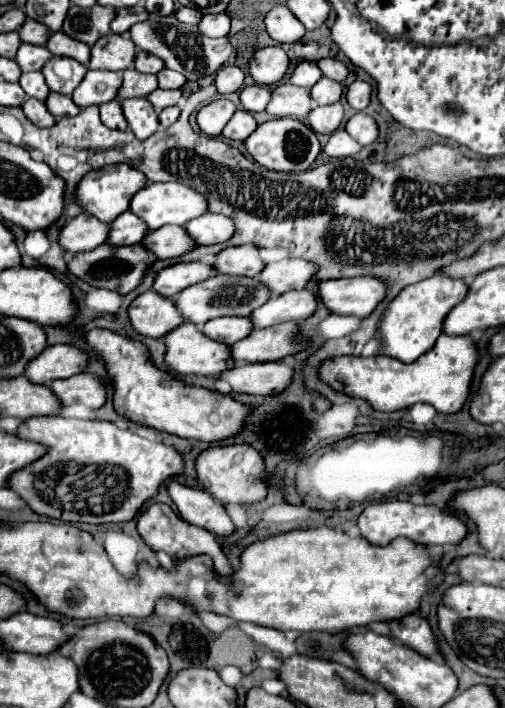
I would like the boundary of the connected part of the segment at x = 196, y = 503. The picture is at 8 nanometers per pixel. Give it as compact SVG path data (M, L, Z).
M170 480L166 484L166 490L186 522L206 528L216 536L230 536L234 532L234 524L224 506L206 494L206 490L190 488L176 480Z

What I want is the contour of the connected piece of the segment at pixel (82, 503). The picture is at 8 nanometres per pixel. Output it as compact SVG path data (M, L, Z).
M38 416L20 424L18 438L46 446L46 454L8 478L14 490L36 514L62 522L126 522L170 476L184 470L182 456L162 442L150 442L130 430L102 420Z

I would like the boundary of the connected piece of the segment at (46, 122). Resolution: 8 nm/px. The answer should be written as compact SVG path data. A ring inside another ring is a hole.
M28 98L28 100L22 104L22 110L24 110L26 118L28 118L32 124L36 124L36 126L46 128L46 126L52 126L52 124L56 122L56 118L46 110L44 102L40 102L40 100Z

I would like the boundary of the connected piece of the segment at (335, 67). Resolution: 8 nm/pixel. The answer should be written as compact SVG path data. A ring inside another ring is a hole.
M322 58L316 62L318 68L322 70L324 76L336 80L336 82L342 82L346 76L348 76L348 70L346 66L340 62L340 60L334 60L334 58Z

